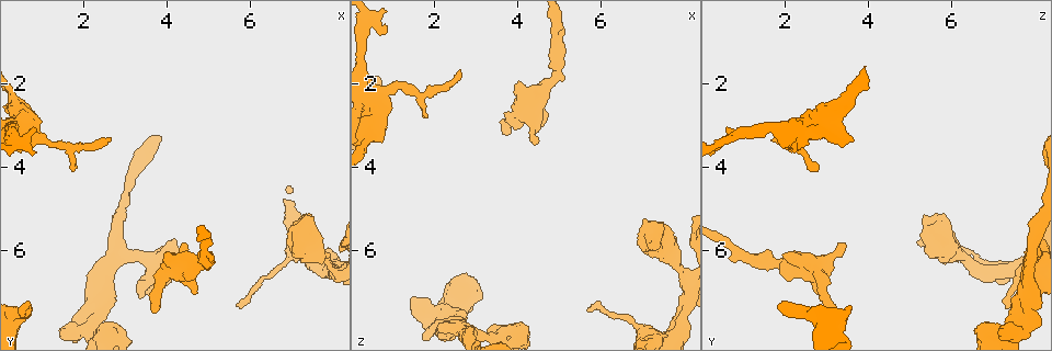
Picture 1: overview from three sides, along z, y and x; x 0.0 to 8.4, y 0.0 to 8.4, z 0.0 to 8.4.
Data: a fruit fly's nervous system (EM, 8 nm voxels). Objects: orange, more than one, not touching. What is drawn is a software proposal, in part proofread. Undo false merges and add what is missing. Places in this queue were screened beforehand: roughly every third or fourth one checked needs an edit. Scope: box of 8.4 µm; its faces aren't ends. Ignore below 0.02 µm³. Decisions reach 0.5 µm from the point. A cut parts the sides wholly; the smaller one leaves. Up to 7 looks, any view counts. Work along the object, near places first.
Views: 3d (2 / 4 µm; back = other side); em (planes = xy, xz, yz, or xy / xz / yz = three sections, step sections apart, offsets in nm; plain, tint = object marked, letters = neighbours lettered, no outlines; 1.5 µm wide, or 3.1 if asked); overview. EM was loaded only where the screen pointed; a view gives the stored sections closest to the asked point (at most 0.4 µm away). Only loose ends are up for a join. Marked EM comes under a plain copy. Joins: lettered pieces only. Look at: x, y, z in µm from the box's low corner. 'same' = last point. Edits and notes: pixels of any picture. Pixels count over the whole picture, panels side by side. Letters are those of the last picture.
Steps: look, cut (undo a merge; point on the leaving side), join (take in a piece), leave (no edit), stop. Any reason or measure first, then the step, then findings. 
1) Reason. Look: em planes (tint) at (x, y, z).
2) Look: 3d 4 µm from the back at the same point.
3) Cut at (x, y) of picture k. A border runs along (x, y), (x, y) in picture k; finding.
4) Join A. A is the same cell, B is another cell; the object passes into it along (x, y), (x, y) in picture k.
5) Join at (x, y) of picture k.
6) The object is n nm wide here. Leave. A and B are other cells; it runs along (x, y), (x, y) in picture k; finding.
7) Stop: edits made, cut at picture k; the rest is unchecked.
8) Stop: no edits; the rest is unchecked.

Branch stops here. Look: em yz step 8 (tint) at (4.00, 6.05, 1.95).

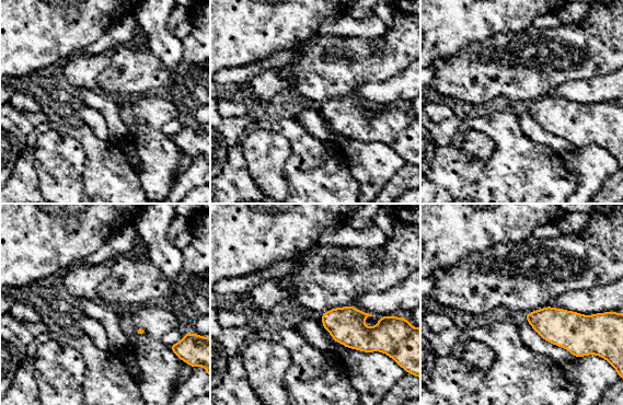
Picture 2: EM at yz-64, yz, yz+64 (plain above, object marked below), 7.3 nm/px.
Cut it another way. Look: em planes (tint) at the same point.

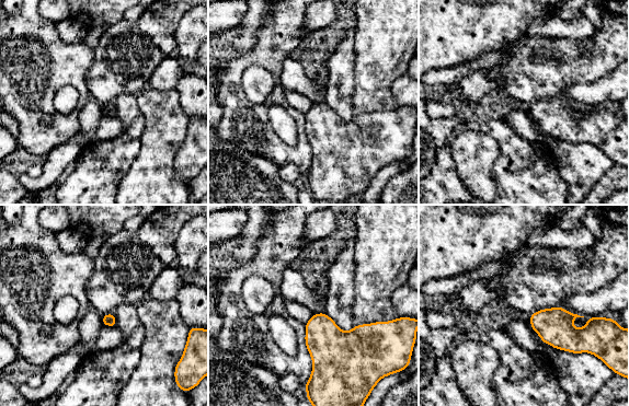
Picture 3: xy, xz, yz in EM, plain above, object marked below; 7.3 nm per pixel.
Look: em planes (letters) at the same point.

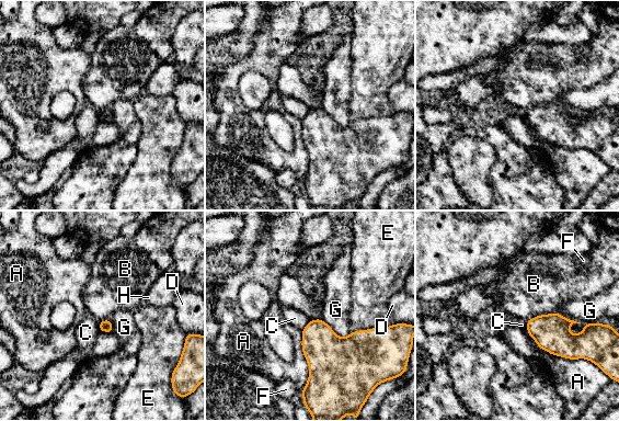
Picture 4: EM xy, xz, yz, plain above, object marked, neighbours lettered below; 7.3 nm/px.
Leave. A, B, C, D, E, F, G and H are other cells; a border runs along (556, 311), (539, 314), (525, 321) in picture 4; none of them fits.

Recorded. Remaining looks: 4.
Free end. Look: em xy step 8 (tint) at (3.60, 7.40, 3.15).

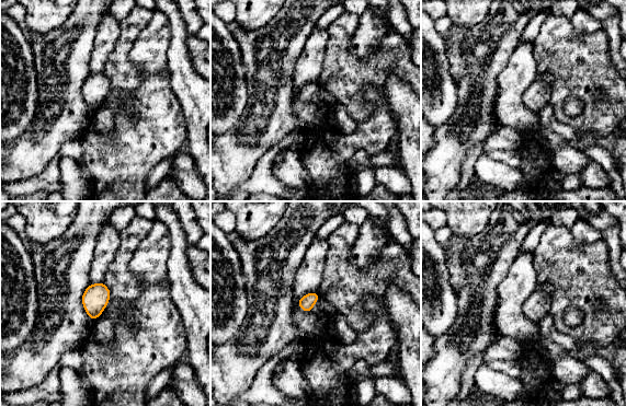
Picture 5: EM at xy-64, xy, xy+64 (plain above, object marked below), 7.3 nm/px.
Look: em xz step 8 (letters) at the same point.

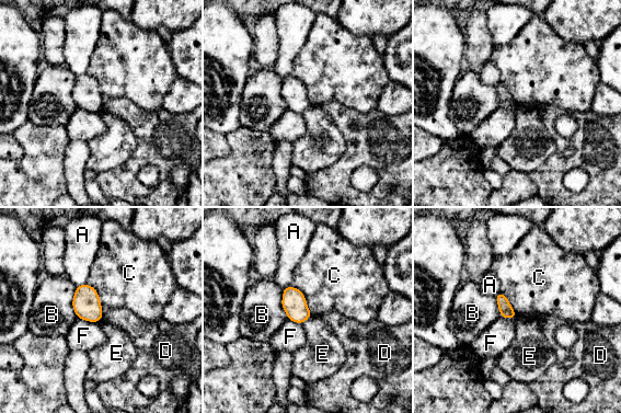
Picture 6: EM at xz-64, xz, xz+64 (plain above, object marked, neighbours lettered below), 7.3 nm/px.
Leave. A, B, C, D, E and F are other cells; a border runs along (77, 286), (72, 299), (76, 317) in picture 6; no lettered piece goes on from it.

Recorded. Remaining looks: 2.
Thin end. Look: 3d 2 µm at (5.70, 7.35, 7.40).

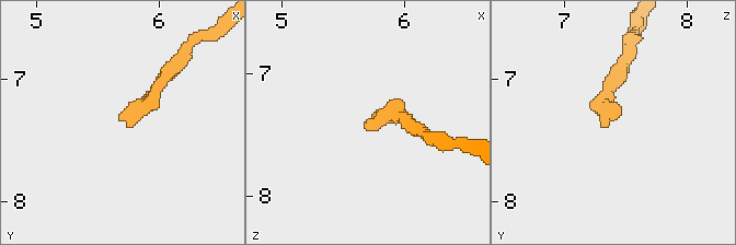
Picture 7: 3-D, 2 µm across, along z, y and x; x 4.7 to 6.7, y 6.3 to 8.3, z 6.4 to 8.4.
Look: em planes (letters) at (5.70, 7.32, 7.38).

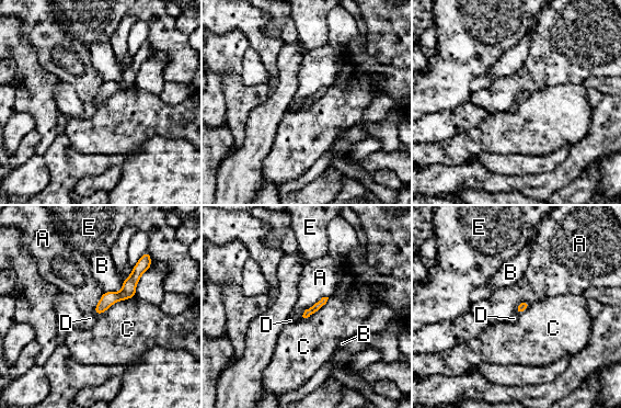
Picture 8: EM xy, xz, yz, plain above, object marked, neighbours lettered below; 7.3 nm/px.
The longest contact is with C, 320 nm. Join D. D is the same cell, A, B, C and E are other cells; the object passes into it along (107, 298), (95, 313), (90, 318) in picture 8; it goes on there.

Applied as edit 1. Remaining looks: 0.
Stop: edits made, join at picture 8; the rest is unchecked.

